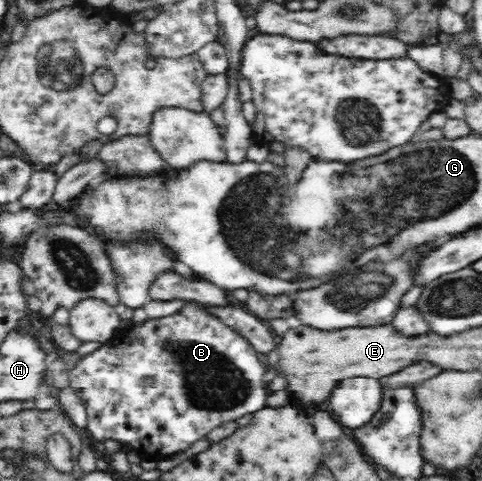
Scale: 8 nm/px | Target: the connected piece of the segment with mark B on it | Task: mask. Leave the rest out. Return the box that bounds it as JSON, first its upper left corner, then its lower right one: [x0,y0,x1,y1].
[69,301,269,461]

